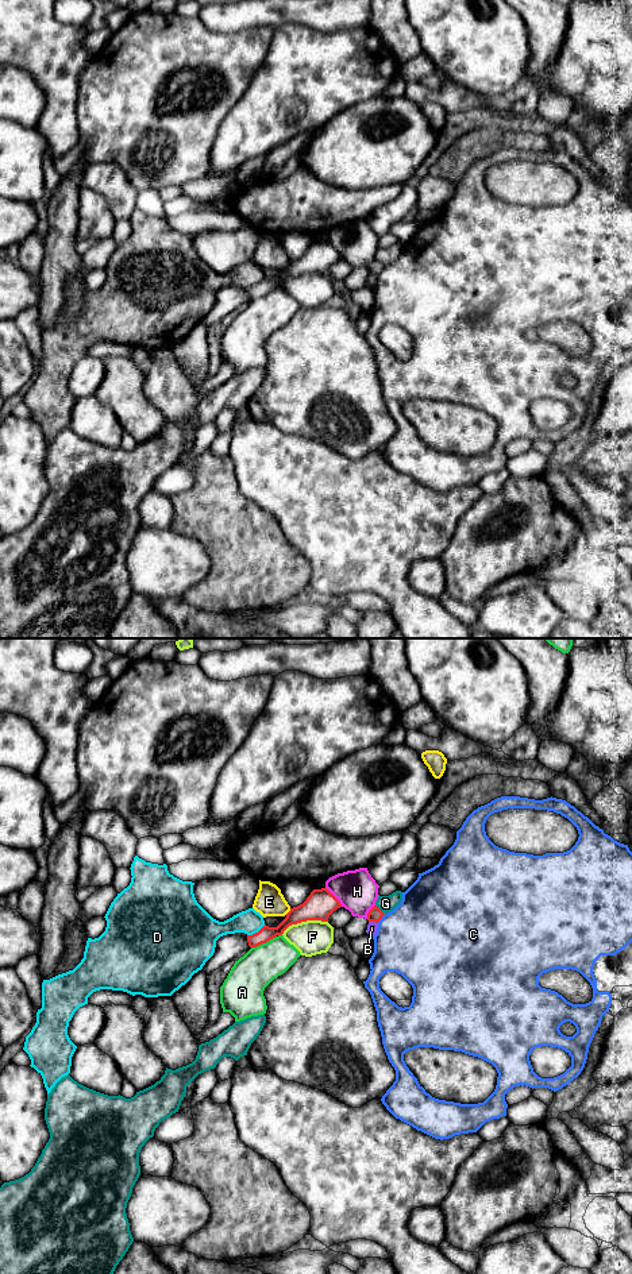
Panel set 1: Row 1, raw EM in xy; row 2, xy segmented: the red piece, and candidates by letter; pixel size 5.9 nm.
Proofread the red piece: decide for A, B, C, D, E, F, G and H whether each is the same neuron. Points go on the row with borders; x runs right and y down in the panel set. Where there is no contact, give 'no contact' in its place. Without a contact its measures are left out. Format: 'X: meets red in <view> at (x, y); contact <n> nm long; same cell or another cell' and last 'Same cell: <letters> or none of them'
A: meets red in xy at (264, 942); contact 170 nm long; another cell
B: meets red in xy at (373, 921); contact 60 nm long; another cell
C: meets red in xy at (381, 918); contact 80 nm long; another cell
D: meets red in xy at (255, 933); contact 130 nm long; another cell
E: meets red in xy at (289, 911); contact 50 nm long; another cell
F: meets red in xy at (304, 921); contact 300 nm long; another cell
G: meets red in xy at (380, 910); contact 80 nm long; another cell
H: meets red in xy at (334, 896); contact 160 nm long; another cell
Same cell: none of them

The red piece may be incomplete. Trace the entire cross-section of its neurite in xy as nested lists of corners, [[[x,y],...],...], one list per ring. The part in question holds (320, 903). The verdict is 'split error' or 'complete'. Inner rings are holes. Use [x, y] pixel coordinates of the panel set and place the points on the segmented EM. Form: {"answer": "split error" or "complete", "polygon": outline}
{"answer": "complete", "polygon": [[[327,888],[313,889],[302,904],[290,908],[286,918],[277,927],[265,924],[258,933],[247,935],[248,946],[257,947],[266,943],[277,935],[282,935],[292,924],[307,920],[328,922],[330,915],[340,907],[340,902]]]}

